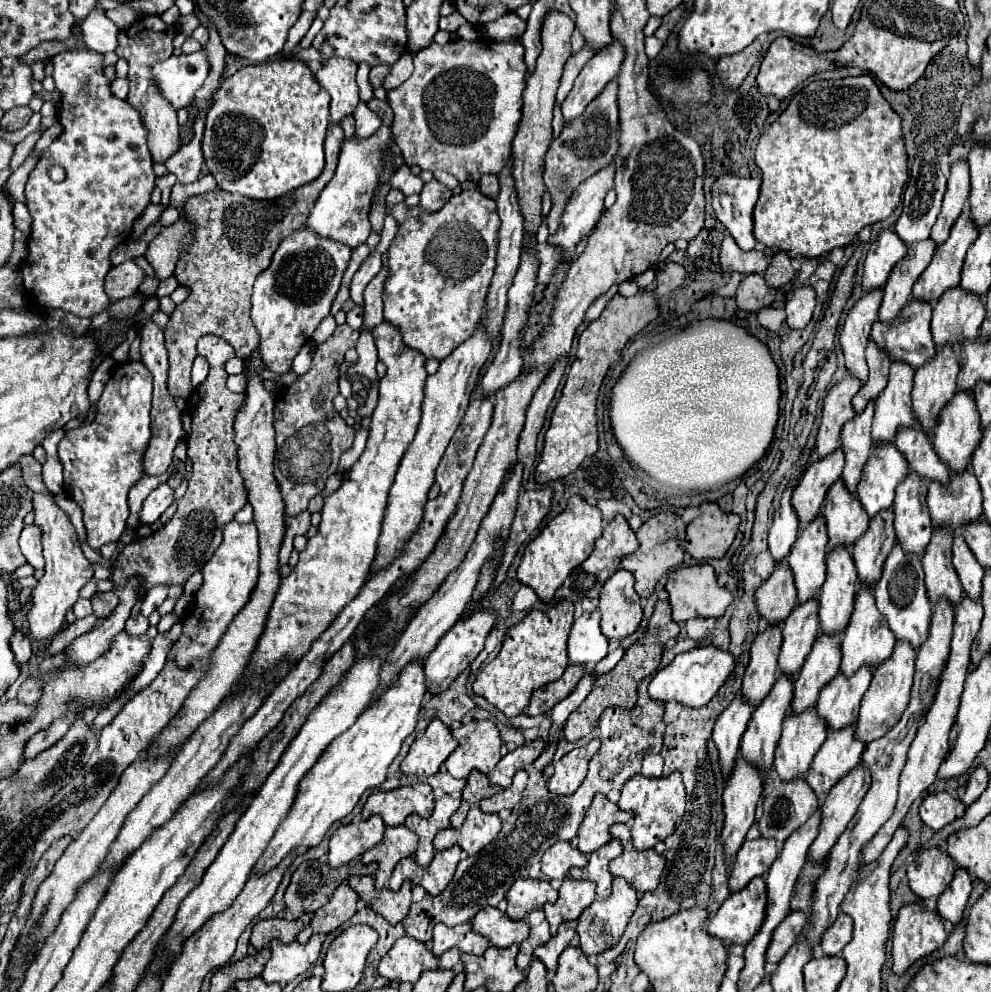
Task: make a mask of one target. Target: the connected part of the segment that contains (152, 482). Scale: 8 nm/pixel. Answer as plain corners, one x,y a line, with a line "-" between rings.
141,477
133,489
129,491
129,509
131,509
131,515
127,519
127,527
129,529
137,529
139,525
139,511
143,507
143,501
147,499
147,495
163,481
163,477

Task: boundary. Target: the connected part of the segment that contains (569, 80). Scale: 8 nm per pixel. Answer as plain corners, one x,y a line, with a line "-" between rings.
583,47
581,51
573,53
567,63
565,63
565,71
563,71
563,77
561,77
561,85
557,89
557,103
563,103
565,97
569,95
571,87
573,87
573,81
575,77
579,75
579,71
583,69
583,65
593,57
593,49
591,47

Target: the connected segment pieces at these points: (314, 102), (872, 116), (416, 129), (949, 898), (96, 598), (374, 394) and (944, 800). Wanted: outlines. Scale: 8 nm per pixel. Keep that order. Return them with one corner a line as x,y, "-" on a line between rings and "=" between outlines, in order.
297,59
245,65
235,75
227,77
213,95
201,143
207,169
215,177
217,187
263,201
287,195
287,191
295,191
295,187
317,179
325,167
323,141
331,123
329,105
330,97
319,87
311,69
=
861,75
861,77
845,77
845,79
827,79
827,81
813,81
809,83
803,91
799,91
789,107
783,111
783,115
761,135
759,143
757,143
757,151
755,151
755,161
757,167
761,169
761,193
759,193
759,201
755,207
755,239
759,243
763,243
765,247
773,249
775,253
785,251
789,257
819,257
823,253
833,251
835,247
845,247
849,245
857,233
865,227
865,225
873,225
877,221
887,219
899,205
901,195
903,195
903,185
909,179
909,167
907,167
907,151
905,151
905,143
903,139
903,129
901,129
901,117
891,109
889,101
881,95
879,87
875,85
873,77
869,75
=
521,37
511,41
493,41
491,45
487,45
487,39
453,39
447,45
433,41
431,47
425,47
413,55
413,63
413,75
399,87
387,91
387,101
395,113
393,141
403,151
407,165
419,165
429,171
441,169
453,175
459,183
467,179
479,181
485,173
497,175
503,169
505,159
511,155
511,141
521,121
527,79
=
957,869
955,879
951,881
951,885
943,891
943,895
937,901
937,913
947,923
957,927
963,919
963,911
967,907
969,893
971,893
971,877
967,875
967,871
=
109,591
109,593
95,593
91,597
91,603
93,603
93,613
97,617
107,617
117,605
119,605
119,597
115,595
115,591
=
372,384
367,396
366,402
361,405
357,412
361,417
371,416
378,402
379,384
=
941,791
941,793
927,795
923,799
919,807
919,815
927,827
931,827
933,831
939,831
945,825
953,823
955,819
959,819
965,813
965,809
967,807
959,799
951,797
947,791

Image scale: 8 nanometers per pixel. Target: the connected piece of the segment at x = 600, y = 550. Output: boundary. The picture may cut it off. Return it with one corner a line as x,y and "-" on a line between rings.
617,515
605,529
603,529
603,535
595,541
595,549
593,553
589,555
587,561
583,561
579,567
575,567
569,575
571,579
571,589
579,595
579,597
587,597
587,599
597,599
599,597
599,591
603,587
603,583
619,569
621,565
621,559
635,553
639,549
639,543
637,543
637,537
635,533
631,531
627,519
623,515

